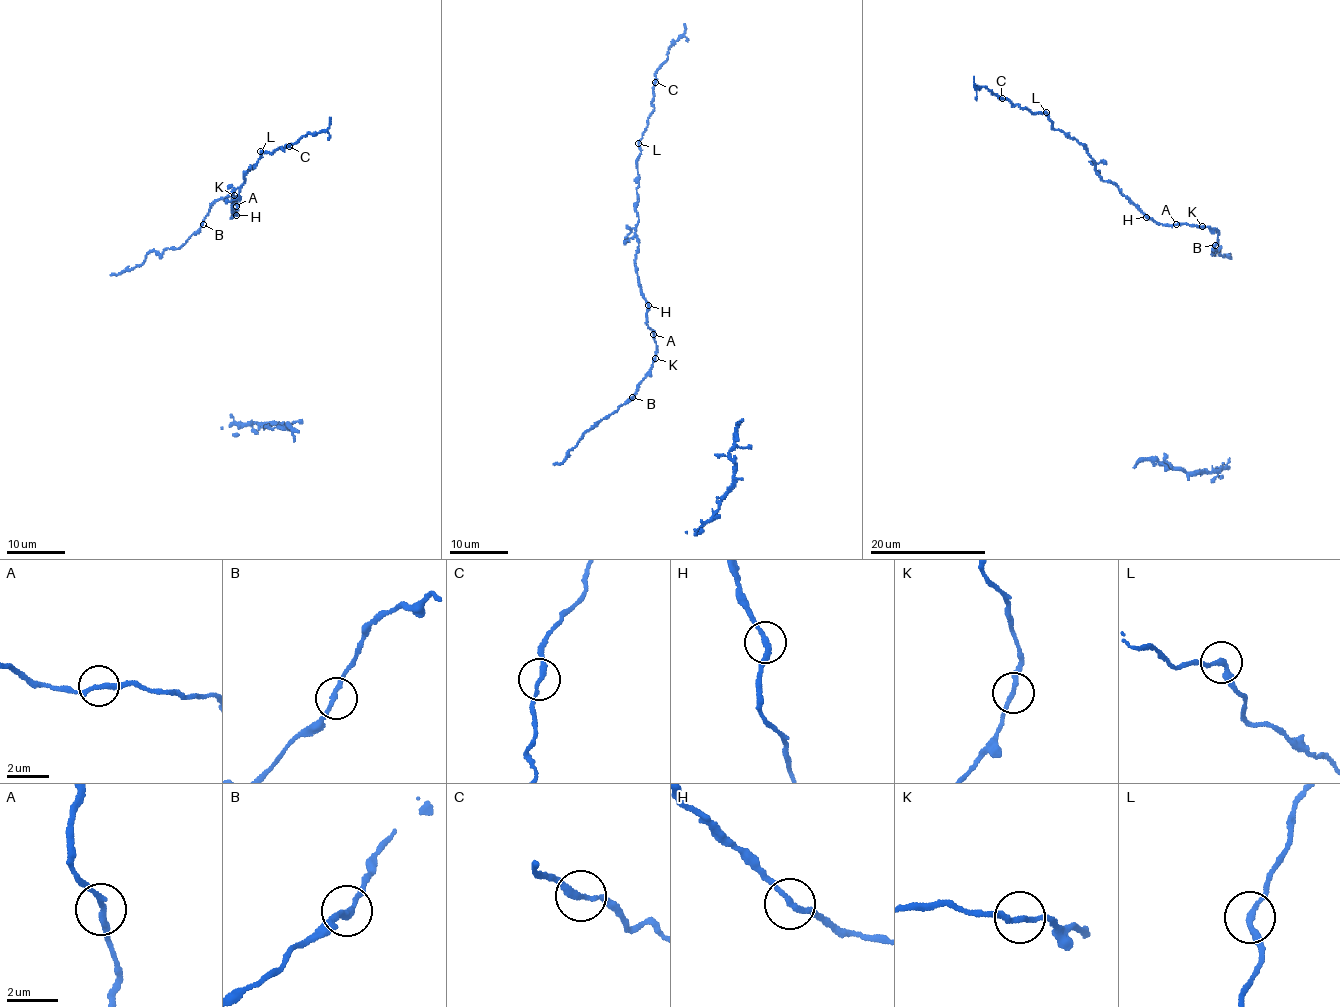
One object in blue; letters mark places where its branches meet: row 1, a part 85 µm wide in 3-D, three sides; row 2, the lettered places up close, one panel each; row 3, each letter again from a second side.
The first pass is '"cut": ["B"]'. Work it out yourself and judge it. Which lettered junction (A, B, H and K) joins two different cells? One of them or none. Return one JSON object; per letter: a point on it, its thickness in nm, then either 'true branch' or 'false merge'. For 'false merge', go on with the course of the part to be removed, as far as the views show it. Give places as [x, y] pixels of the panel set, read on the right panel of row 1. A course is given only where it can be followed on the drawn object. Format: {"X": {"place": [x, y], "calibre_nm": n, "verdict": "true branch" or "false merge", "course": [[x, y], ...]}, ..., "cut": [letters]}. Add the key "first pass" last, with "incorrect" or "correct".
{"A": {"place": [1176, 224], "calibre_nm": 220, "verdict": "true branch"}, "B": {"place": [1215, 245], "calibre_nm": 220, "verdict": "true branch"}, "H": {"place": [1146, 217], "calibre_nm": 220, "verdict": "true branch"}, "K": {"place": [1202, 226], "calibre_nm": 200, "verdict": "true branch"}, "cut": [], "first pass": "incorrect"}

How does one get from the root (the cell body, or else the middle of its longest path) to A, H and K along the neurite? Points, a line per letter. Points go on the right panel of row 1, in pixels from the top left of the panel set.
A: (1217, 242), (1216, 229), (1176, 224)
H: (1217, 242), (1216, 229), (1158, 224), (1147, 216)
K: (1217, 242), (1218, 231), (1202, 226)

